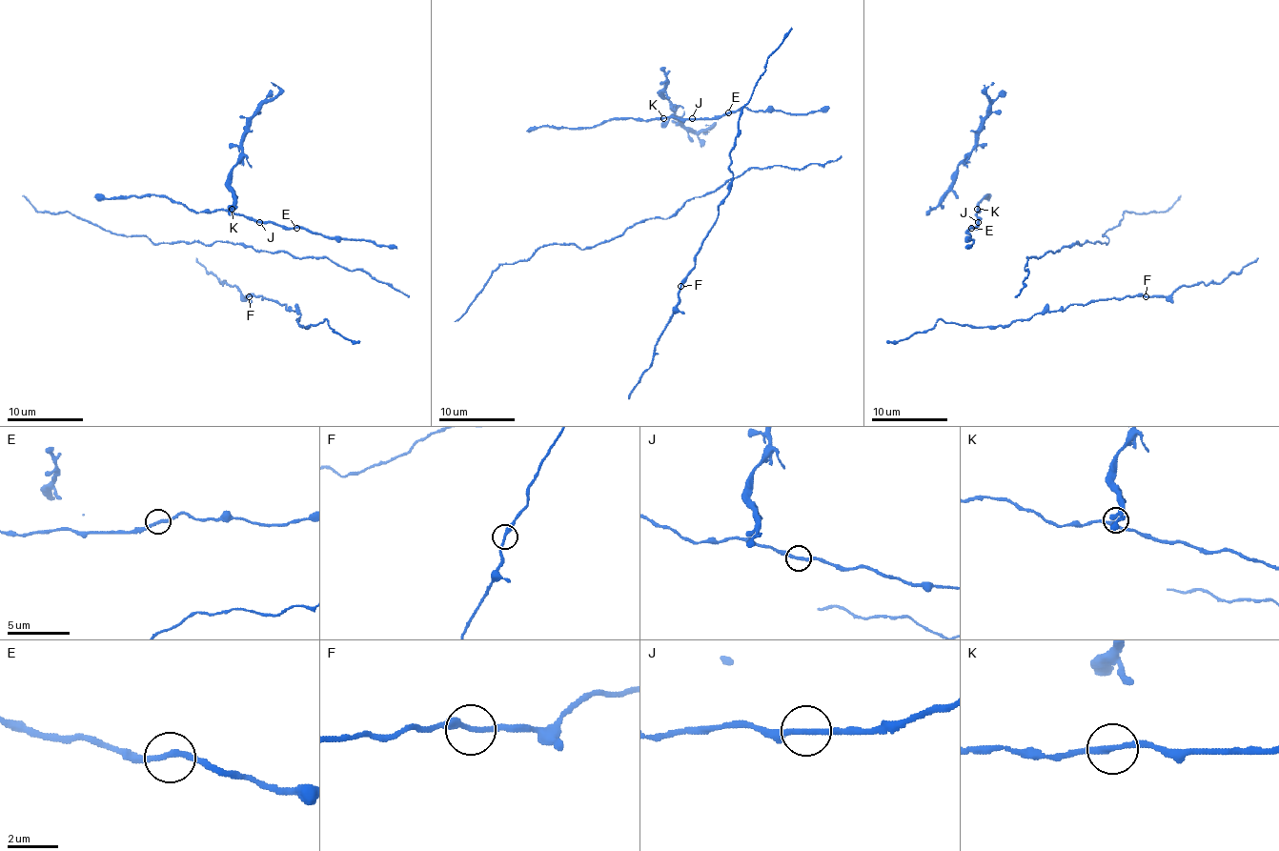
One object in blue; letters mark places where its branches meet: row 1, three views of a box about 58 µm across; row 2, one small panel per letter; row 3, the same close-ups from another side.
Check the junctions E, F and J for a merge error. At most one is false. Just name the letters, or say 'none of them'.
none of them

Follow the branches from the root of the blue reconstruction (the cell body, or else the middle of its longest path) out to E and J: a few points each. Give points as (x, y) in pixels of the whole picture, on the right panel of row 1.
E: (965, 241), (969, 237), (965, 232), (971, 228)
J: (965, 241), (969, 237), (965, 232), (975, 228), (977, 222)

